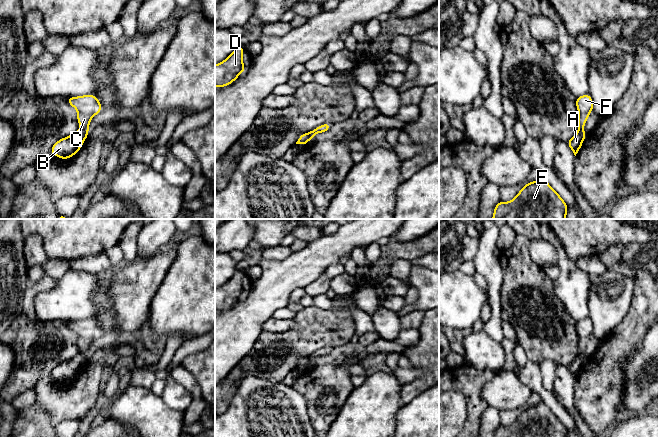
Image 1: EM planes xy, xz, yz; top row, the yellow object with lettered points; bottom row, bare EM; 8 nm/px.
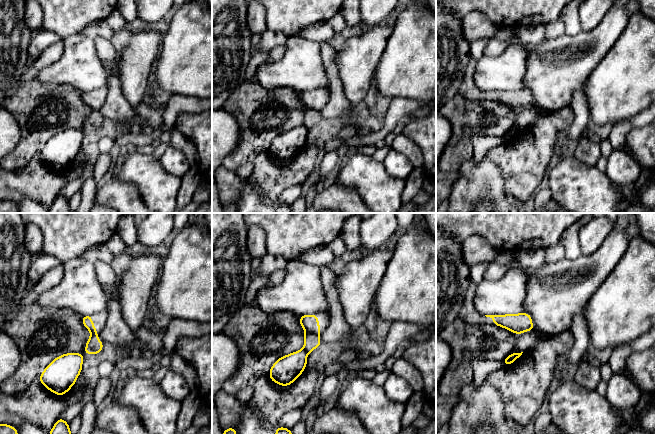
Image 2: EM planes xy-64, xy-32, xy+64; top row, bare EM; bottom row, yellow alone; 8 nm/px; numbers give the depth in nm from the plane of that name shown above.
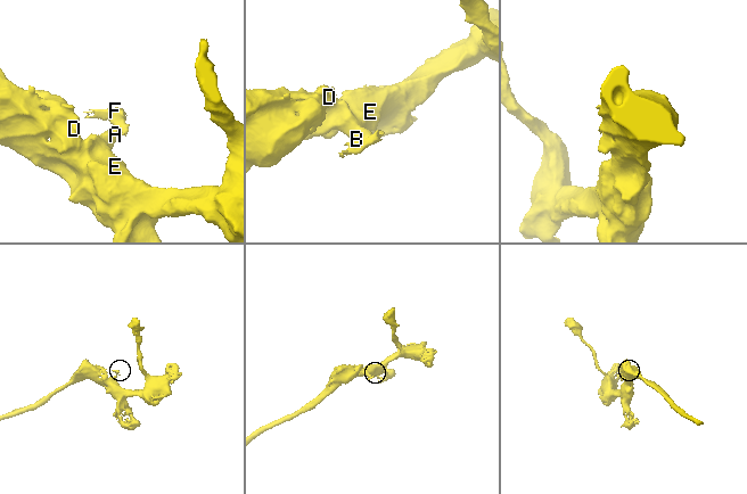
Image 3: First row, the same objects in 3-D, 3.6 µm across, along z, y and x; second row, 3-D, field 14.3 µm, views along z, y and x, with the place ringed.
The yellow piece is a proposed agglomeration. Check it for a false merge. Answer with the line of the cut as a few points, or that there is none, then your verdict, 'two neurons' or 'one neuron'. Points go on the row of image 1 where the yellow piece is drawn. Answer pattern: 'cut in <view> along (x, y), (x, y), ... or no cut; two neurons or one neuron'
cut in xy along (81, 128), (87, 134); two neurons

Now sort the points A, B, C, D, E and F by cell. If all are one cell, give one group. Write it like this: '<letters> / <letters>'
A B D E / C F

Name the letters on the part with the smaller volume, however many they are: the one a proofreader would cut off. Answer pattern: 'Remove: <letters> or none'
Remove: C, F

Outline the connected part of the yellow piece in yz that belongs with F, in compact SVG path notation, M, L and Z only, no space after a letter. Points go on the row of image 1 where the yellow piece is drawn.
M589 94L582 95L576 98L576 107L579 113L578 117L578 132L583 131L584 125L593 111L593 100Z

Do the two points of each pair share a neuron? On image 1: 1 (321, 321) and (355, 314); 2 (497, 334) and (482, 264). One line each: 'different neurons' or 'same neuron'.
1: different neurons
2: same neuron

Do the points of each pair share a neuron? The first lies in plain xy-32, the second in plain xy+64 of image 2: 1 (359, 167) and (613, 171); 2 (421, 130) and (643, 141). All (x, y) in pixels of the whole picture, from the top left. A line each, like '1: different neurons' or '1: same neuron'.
1: different neurons
2: same neuron

